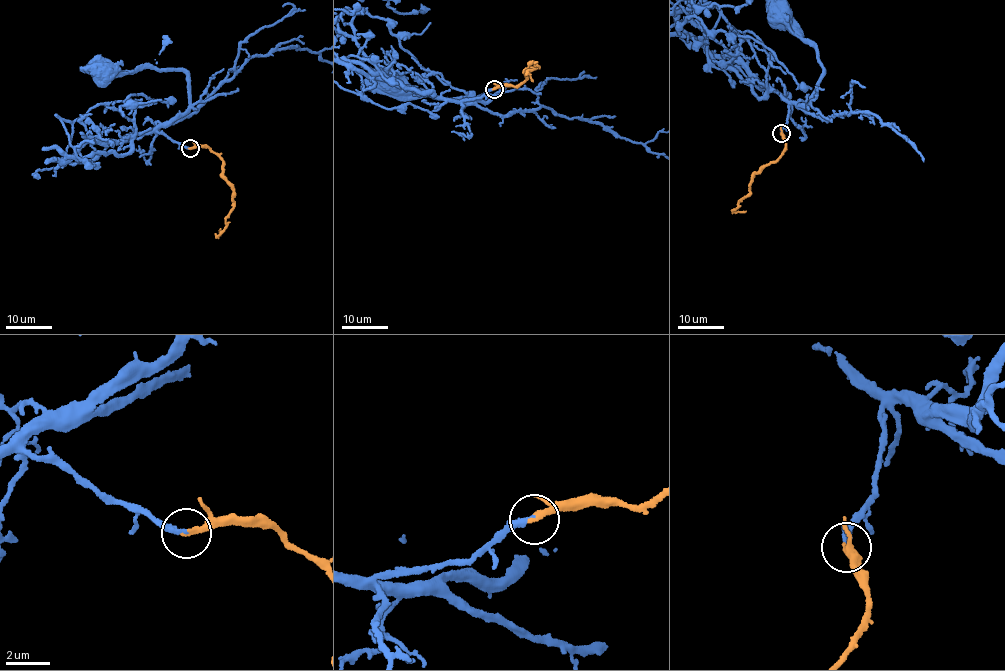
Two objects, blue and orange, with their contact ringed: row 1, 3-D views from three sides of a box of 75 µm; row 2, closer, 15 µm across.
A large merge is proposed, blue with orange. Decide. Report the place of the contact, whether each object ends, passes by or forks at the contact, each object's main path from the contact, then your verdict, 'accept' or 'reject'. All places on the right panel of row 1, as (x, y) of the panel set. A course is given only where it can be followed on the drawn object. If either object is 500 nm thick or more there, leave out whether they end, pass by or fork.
place (781, 133); blue ends; orange ends; course blue (781, 133), (789, 104), (808, 106), (823, 71), (812, 45), (779, 15); course orange (781, 133), (786, 145), (781, 154), (759, 170), (752, 179), (747, 196), (732, 210), (746, 211); accept

